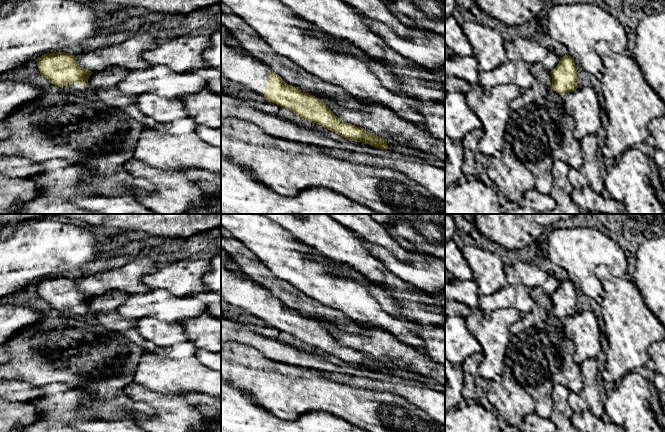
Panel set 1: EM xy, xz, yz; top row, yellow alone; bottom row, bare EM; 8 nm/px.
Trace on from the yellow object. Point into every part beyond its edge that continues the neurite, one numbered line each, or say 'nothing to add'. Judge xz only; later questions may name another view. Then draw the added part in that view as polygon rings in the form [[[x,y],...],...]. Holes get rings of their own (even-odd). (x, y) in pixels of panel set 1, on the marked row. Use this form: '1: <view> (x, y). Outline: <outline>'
1: xz (237, 65). Outline: [[[221,39],[221,74],[228,80],[249,88],[264,97],[271,69],[244,51]]]

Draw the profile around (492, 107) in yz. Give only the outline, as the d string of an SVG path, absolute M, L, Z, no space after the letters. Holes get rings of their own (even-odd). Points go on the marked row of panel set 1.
M502 84L489 90L473 88L465 94L467 104L482 123L484 135L478 149L483 154L501 156L512 113L510 102L520 97L521 90L515 84Z

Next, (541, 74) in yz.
M541 63L529 64L529 70L537 81L549 89L552 88L551 74Z

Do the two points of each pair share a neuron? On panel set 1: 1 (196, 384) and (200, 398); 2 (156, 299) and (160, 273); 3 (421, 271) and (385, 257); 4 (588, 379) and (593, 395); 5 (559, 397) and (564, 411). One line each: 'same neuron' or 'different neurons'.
1: different neurons
2: different neurons
3: same neuron
4: same neuron
5: same neuron

